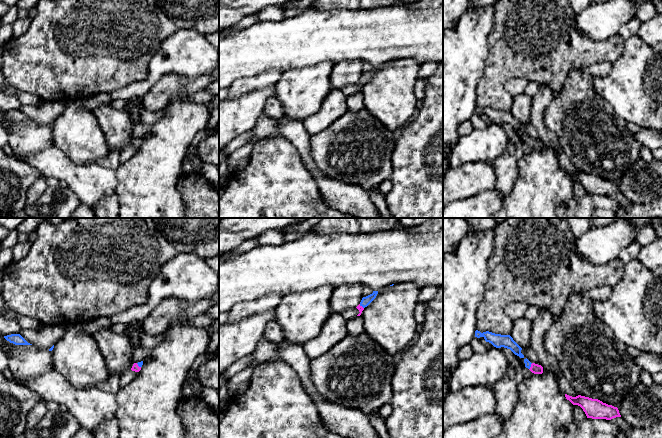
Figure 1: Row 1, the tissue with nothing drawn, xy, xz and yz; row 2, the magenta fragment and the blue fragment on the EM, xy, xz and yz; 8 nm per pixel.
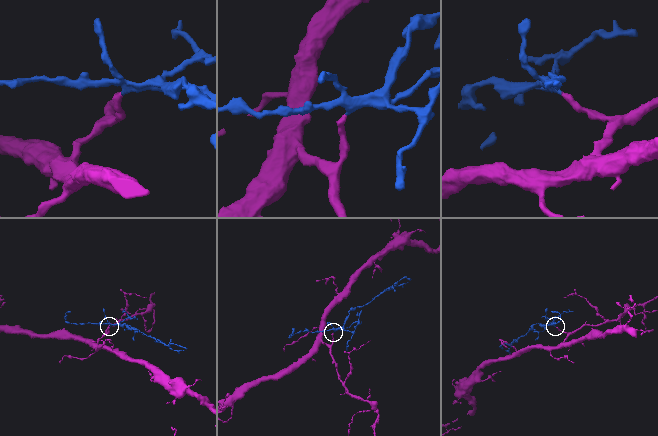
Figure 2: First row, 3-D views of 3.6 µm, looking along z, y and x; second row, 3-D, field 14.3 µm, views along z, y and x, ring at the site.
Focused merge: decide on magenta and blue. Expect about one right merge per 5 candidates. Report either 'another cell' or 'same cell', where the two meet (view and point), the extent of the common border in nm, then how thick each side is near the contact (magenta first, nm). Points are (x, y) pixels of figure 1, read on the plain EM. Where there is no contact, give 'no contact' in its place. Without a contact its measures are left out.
same cell; meets magenta in yz at (531, 142); contact 60 nm long; 80 nm thick on the magenta side, 50 nm on the other

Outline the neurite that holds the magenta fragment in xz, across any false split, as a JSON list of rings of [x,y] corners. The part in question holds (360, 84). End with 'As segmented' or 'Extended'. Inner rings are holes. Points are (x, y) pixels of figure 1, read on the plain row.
[[[373,67],[372,70],[362,74],[360,80],[356,83],[360,88],[357,92],[361,91],[364,84],[367,83],[376,74],[377,70],[378,67]]]. Extended

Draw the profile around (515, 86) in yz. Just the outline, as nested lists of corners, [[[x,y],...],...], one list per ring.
[[[512,78],[505,83],[505,90],[514,98],[524,93],[528,81],[522,78]]]

